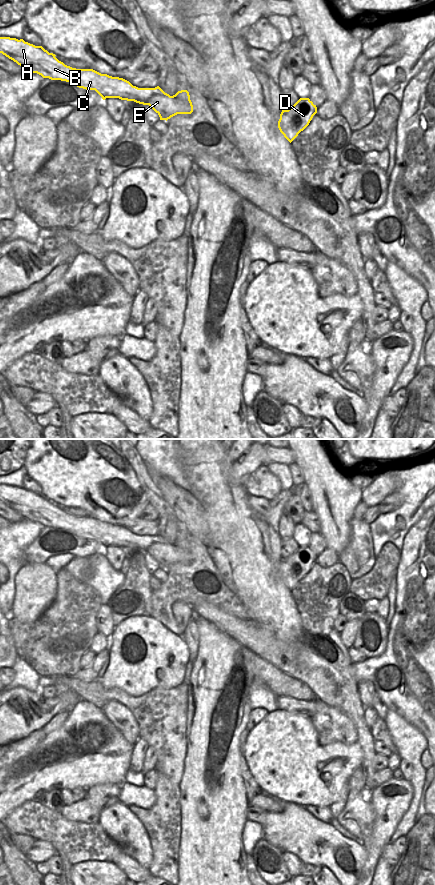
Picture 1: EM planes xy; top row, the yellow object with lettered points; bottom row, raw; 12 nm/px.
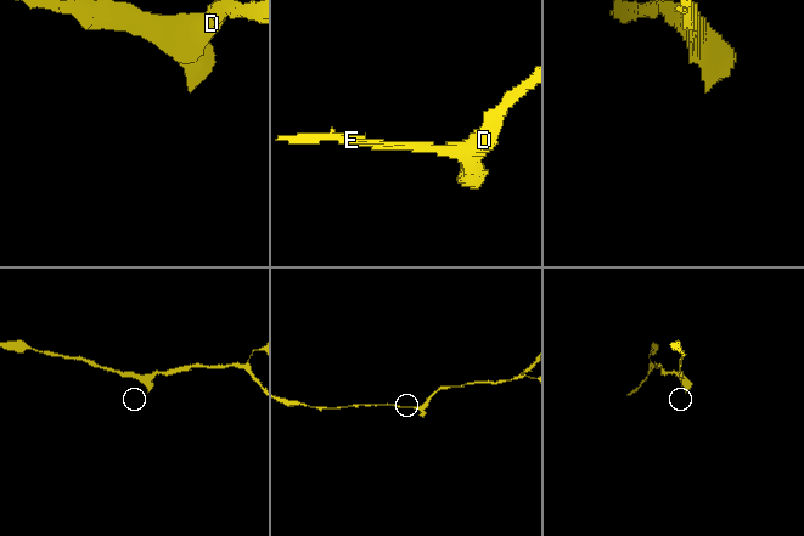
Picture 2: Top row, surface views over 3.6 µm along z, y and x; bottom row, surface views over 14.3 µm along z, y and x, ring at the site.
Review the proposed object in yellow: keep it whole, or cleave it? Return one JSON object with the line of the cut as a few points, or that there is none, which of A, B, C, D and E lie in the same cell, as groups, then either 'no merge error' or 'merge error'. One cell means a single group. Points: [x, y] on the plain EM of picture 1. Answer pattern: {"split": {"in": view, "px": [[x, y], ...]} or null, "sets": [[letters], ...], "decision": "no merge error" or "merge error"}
{"split": null, "sets": [["A", "B", "C", "D", "E"]], "decision": "no merge error"}

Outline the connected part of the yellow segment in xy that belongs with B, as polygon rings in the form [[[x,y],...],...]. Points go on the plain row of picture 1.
[[[0,485],[0,501],[20,513],[22,518],[37,521],[43,526],[66,529],[86,538],[95,538],[103,548],[119,546],[149,553],[159,563],[160,568],[167,569],[177,562],[193,560],[187,538],[170,544],[159,534],[138,536],[123,526],[101,522],[93,517],[72,516],[42,494],[35,494],[23,487]]]

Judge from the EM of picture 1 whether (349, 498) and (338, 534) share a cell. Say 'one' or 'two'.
one

